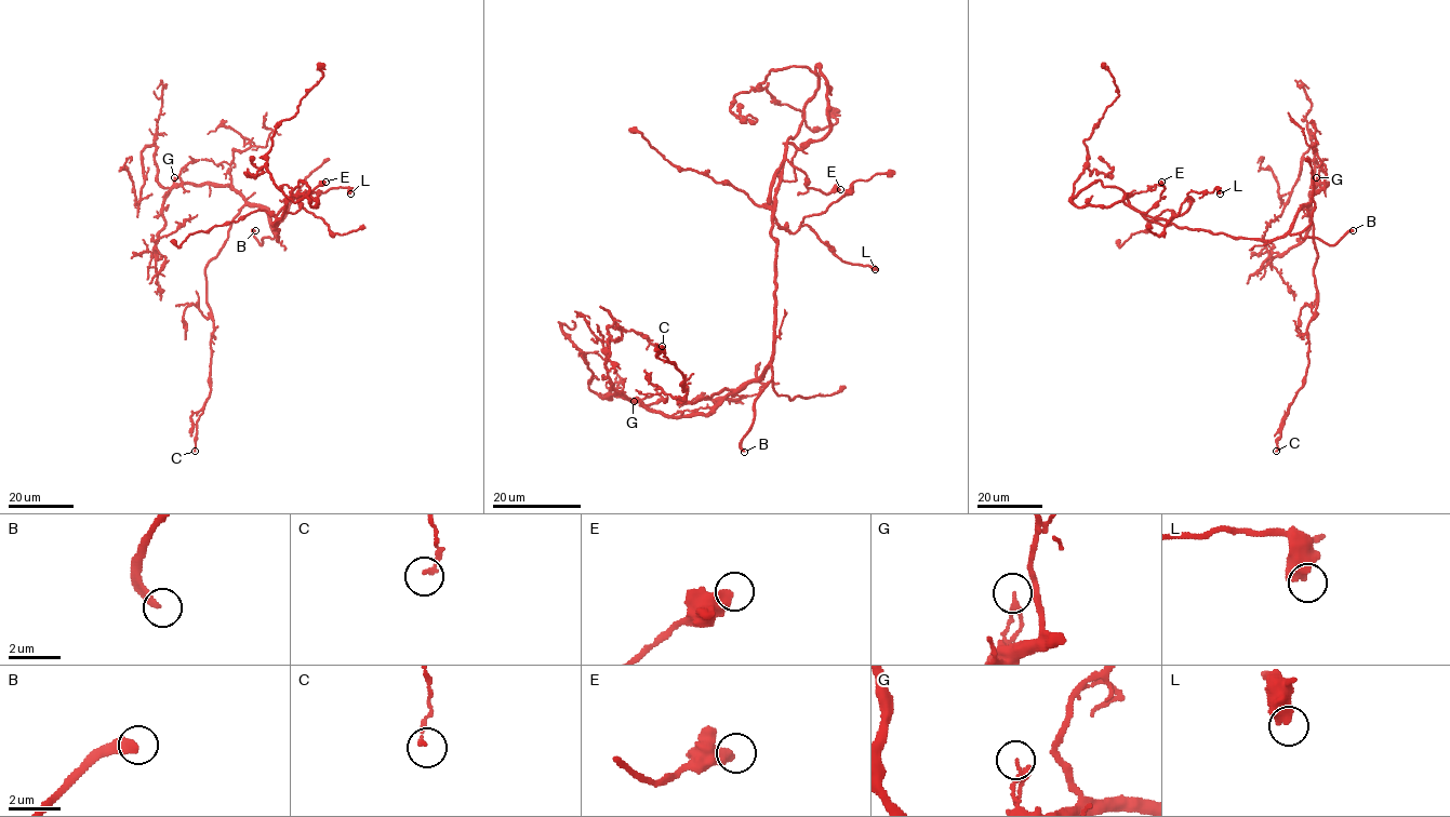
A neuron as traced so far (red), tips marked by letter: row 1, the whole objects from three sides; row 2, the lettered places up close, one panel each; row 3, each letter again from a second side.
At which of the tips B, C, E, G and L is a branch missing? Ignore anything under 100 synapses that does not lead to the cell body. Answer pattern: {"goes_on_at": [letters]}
{"goes_on_at": ["B"]}

